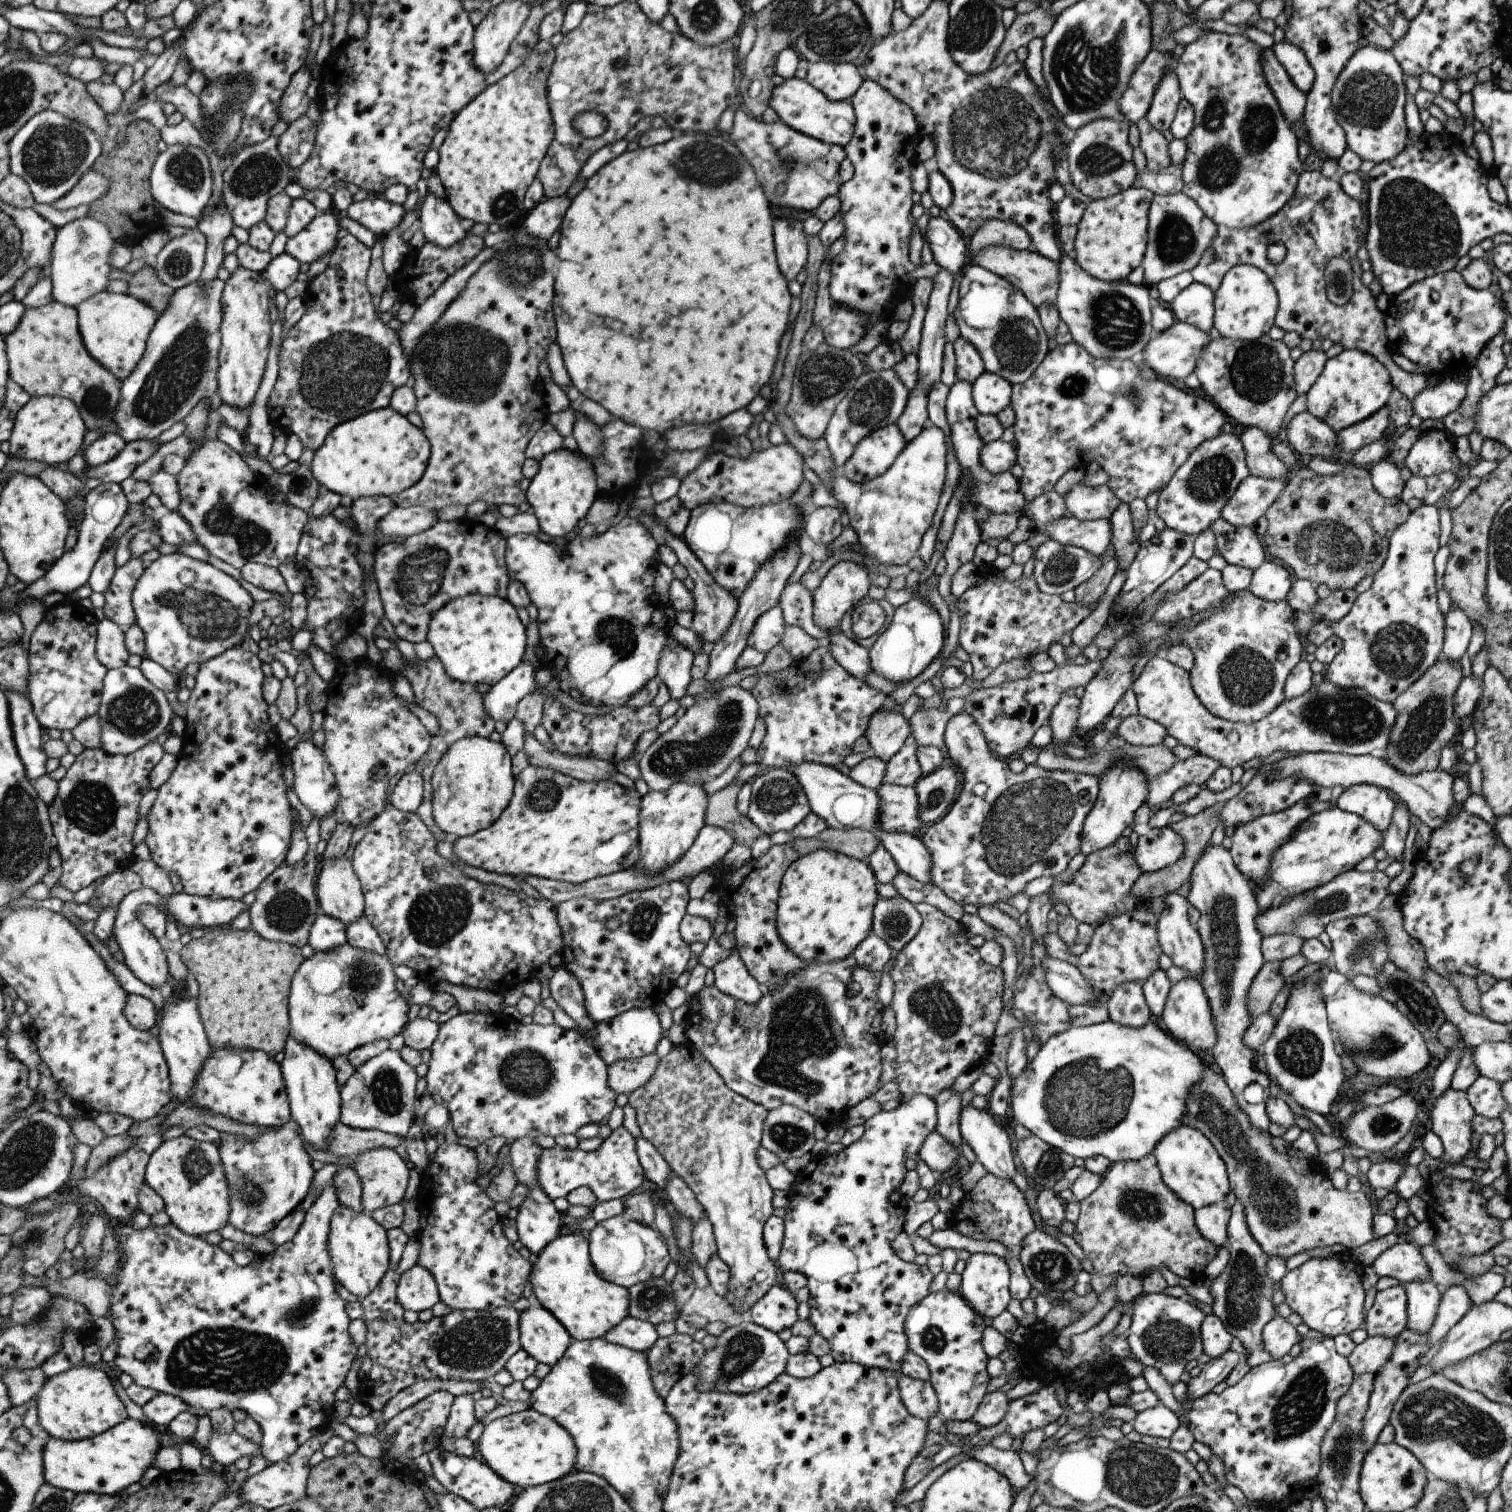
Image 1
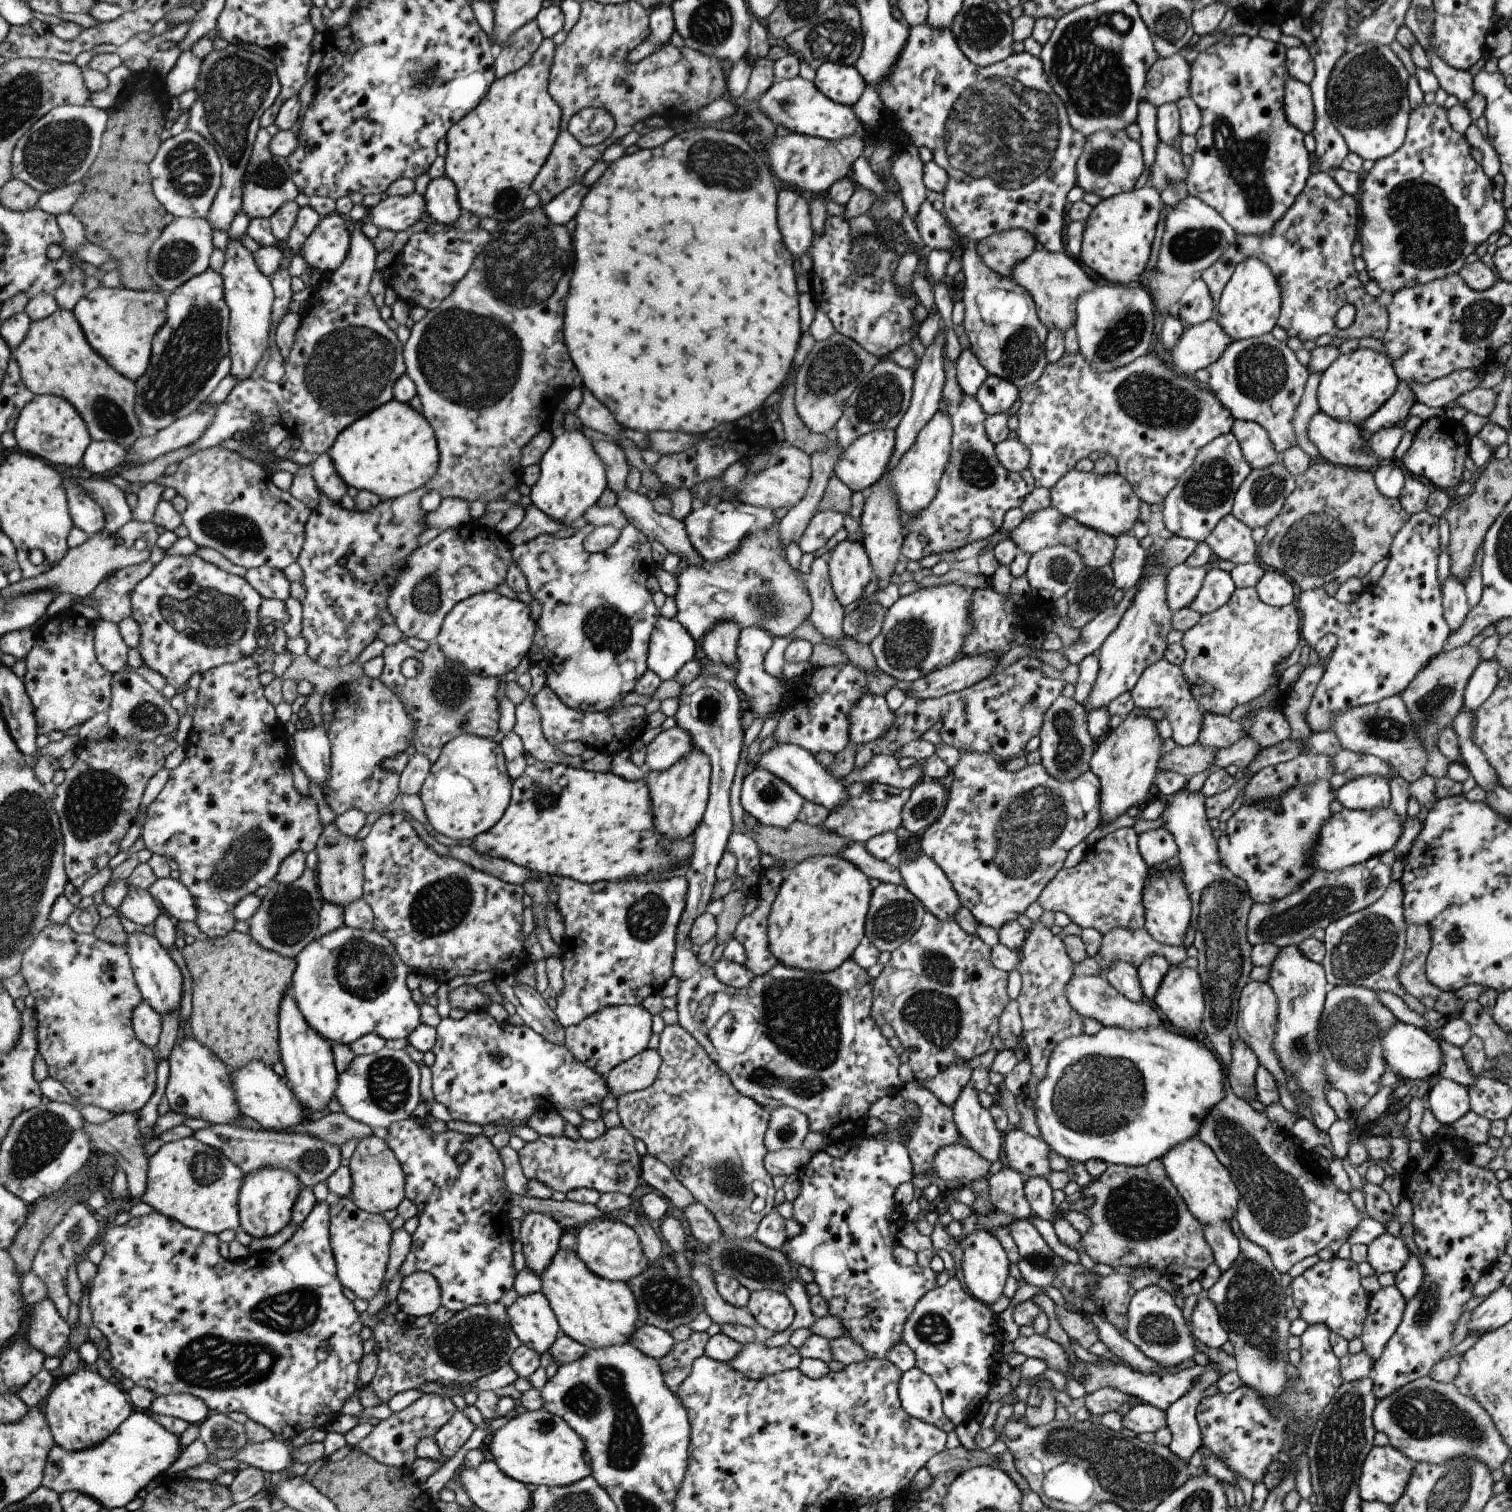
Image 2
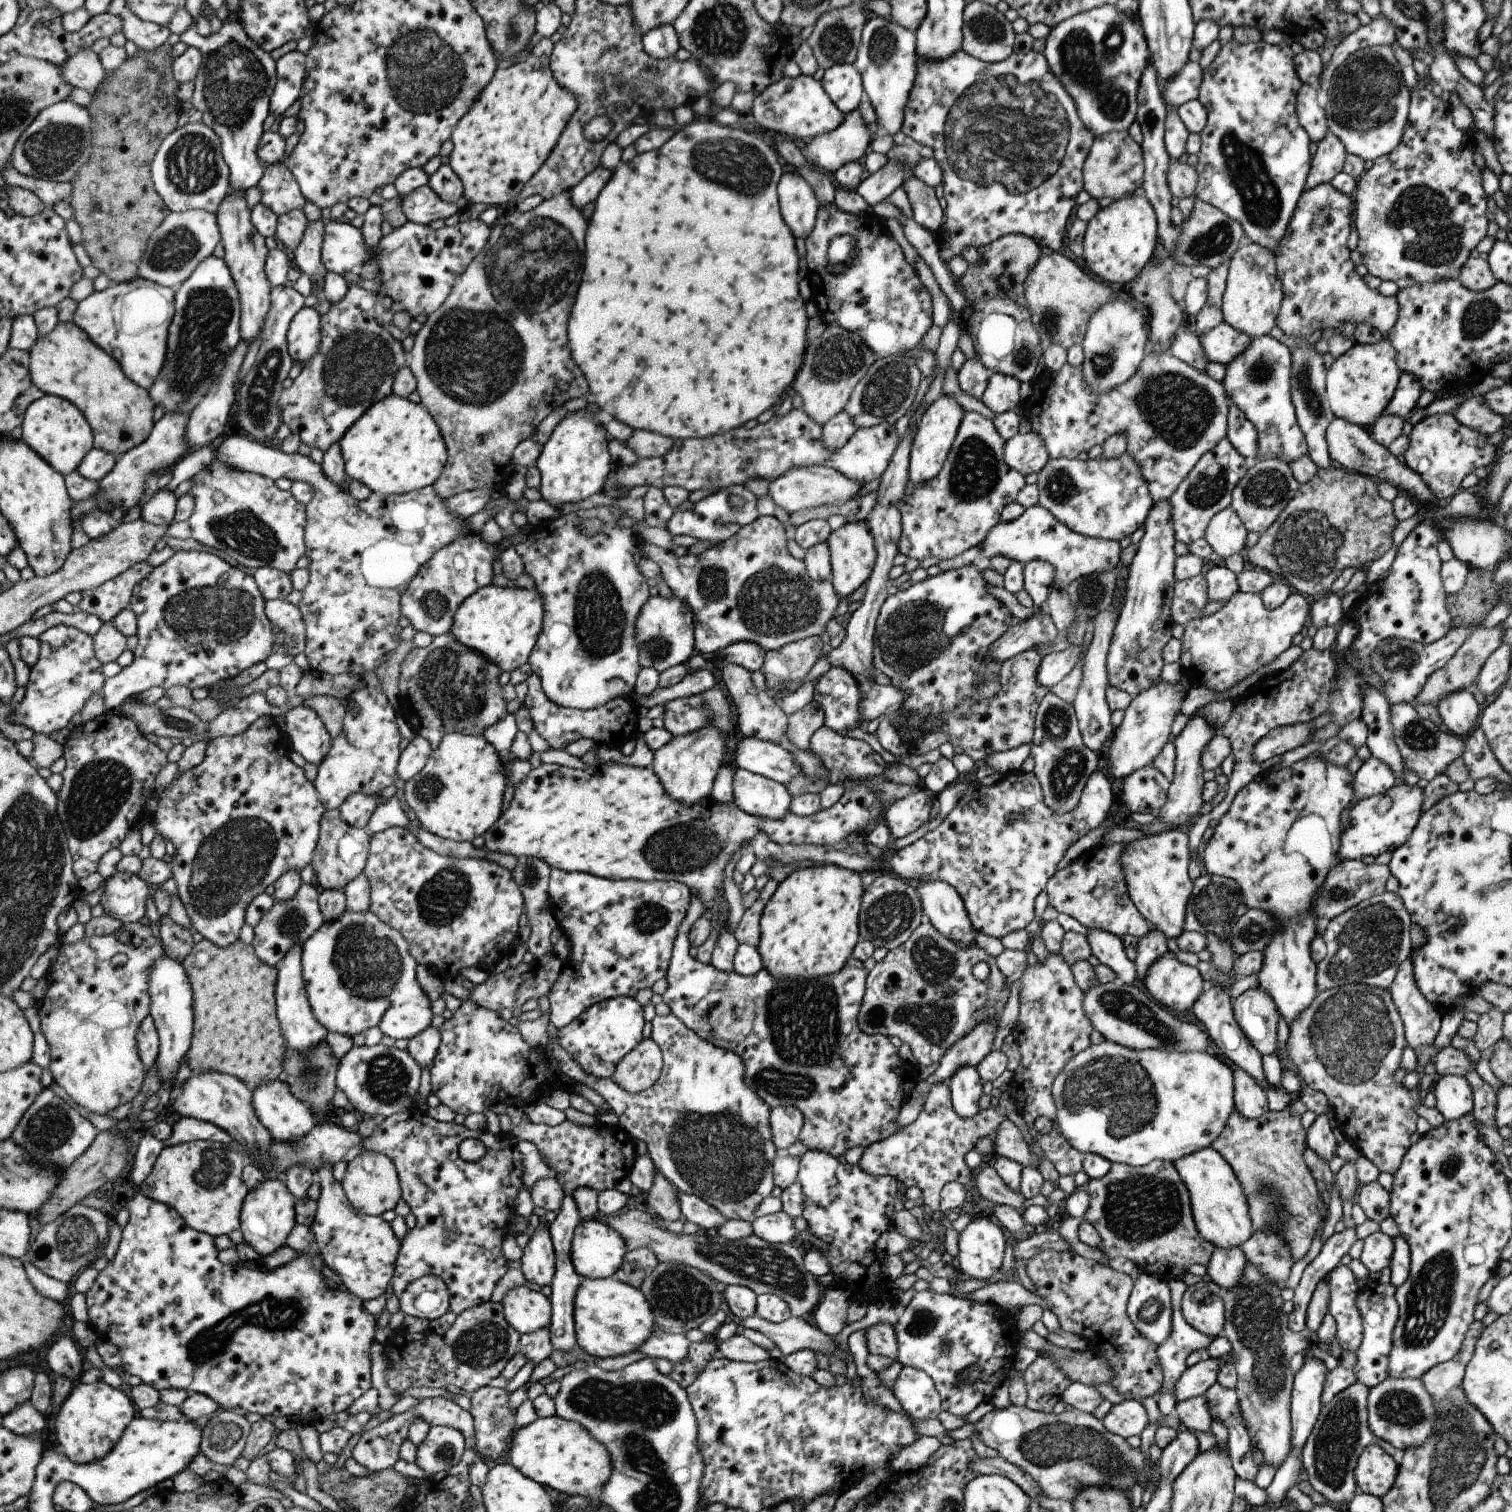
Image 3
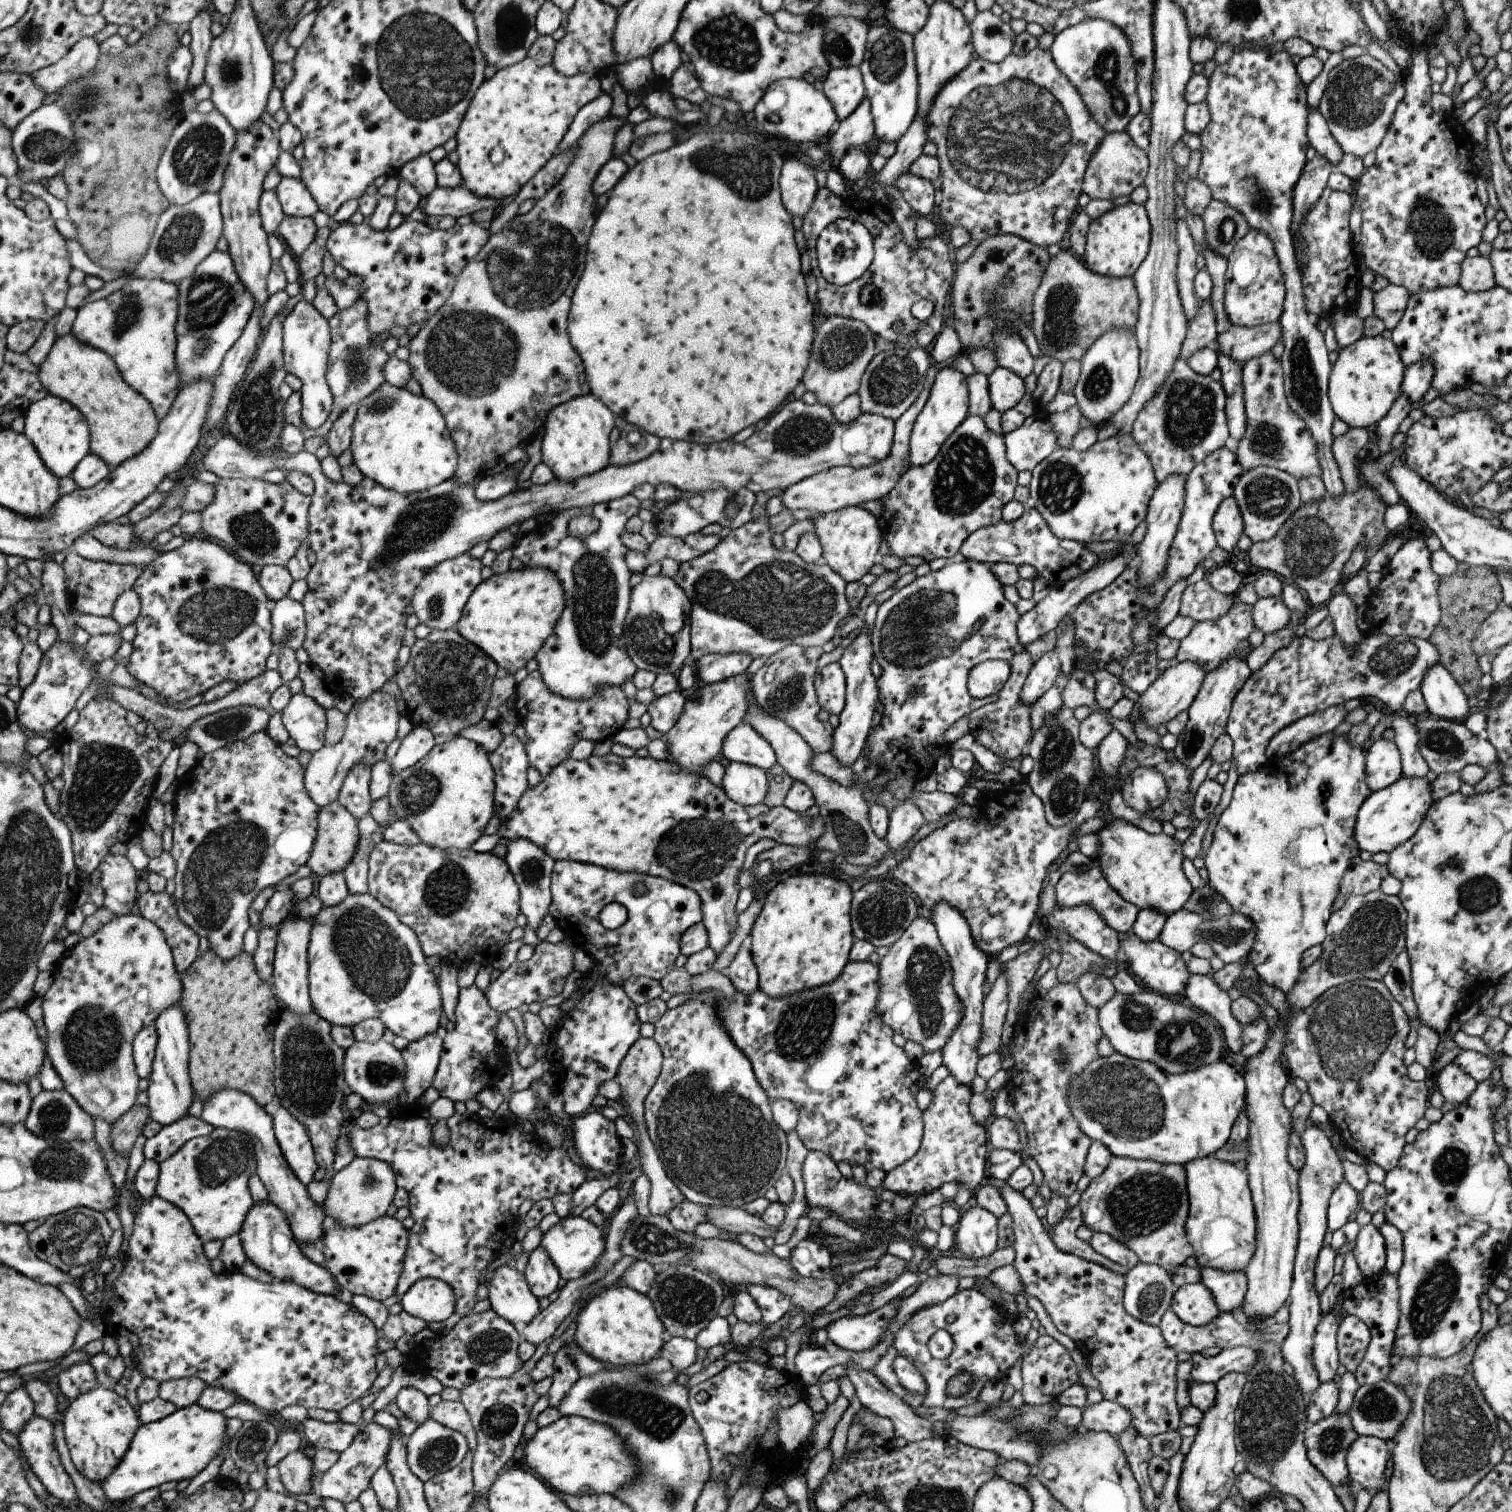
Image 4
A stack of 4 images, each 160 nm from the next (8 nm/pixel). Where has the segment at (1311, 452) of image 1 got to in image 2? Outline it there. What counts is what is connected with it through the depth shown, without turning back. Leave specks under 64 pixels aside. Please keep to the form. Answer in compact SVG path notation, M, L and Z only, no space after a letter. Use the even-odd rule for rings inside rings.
M1321 412L1315 413L1307 424L1307 436L1317 448L1320 459L1334 465L1373 470L1381 464L1381 460L1372 453L1366 437L1361 435L1360 431L1358 426L1350 422L1332 419Z

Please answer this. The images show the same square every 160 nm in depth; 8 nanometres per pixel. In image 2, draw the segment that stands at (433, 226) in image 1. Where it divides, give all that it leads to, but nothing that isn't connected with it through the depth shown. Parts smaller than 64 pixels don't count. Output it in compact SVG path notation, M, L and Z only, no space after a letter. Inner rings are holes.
M445 175L431 179L427 184L425 192L423 192L427 201L428 212L431 220L434 218L437 223L452 224L459 216L460 206L457 200L457 191L455 185L452 184L451 179Z

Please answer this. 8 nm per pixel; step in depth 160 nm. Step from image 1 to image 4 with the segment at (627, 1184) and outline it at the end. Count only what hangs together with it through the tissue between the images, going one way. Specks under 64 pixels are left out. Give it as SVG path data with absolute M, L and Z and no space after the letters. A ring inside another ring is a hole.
M596 1112L579 1115L570 1125L570 1132L573 1132L573 1148L590 1175L603 1176L620 1170L620 1142L613 1121Z

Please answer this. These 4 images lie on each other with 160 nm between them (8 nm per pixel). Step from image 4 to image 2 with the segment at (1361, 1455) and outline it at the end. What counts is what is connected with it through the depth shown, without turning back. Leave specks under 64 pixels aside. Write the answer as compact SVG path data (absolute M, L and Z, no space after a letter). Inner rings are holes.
M1391 1445L1372 1446L1358 1478L1361 1501L1377 1501L1390 1507L1402 1495L1414 1462Z

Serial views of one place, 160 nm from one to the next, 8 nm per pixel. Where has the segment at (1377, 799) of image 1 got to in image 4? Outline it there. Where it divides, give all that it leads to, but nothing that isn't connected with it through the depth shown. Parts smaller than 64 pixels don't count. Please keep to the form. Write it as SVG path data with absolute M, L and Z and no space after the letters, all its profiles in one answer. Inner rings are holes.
M1383 738L1373 741L1365 755L1366 783L1371 791L1378 791L1394 783L1401 774L1400 754L1392 740Z

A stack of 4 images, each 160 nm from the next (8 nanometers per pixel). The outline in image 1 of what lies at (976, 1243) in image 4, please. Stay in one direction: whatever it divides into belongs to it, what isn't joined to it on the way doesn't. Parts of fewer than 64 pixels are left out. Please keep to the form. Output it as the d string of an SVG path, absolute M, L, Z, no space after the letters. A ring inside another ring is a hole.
M971 1254L965 1261L965 1268L961 1272L958 1294L966 1301L970 1308L984 1320L989 1321L1006 1309L1010 1301L1009 1268L1004 1258L993 1254Z

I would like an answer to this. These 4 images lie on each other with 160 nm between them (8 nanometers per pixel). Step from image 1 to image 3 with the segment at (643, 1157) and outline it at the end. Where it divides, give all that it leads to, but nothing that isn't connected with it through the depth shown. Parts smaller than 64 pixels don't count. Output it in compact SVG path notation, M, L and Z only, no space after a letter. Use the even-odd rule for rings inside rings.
M678 1192L678 1203L680 1204L680 1214L684 1216L685 1220L693 1222L707 1231L714 1231L728 1221L728 1218L721 1215L716 1208L695 1195Z

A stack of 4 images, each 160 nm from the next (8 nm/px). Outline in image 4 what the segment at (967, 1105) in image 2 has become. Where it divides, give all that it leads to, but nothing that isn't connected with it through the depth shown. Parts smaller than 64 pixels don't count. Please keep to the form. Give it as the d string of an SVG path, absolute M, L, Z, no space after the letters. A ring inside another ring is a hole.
M940 901L931 906L929 912L924 914L929 916L929 920L935 927L939 942L947 953L952 970L952 987L962 1006L962 1013L957 1026L939 1050L942 1056L942 1065L947 1068L949 1074L960 1085L970 1089L971 1080L976 1075L976 1064L980 1057L977 1048L982 1021L982 1000L984 999L981 985L983 984L989 958L975 946L966 920L958 910Z

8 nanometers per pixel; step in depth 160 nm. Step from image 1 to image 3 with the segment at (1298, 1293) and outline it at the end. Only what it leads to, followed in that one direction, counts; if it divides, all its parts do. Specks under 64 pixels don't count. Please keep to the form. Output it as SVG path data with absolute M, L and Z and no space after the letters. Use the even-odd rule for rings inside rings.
M1344 1265L1335 1266L1325 1278L1330 1291L1327 1310L1332 1314L1336 1333L1335 1337L1341 1350L1356 1352L1362 1342L1362 1320L1355 1306L1357 1294L1354 1274Z

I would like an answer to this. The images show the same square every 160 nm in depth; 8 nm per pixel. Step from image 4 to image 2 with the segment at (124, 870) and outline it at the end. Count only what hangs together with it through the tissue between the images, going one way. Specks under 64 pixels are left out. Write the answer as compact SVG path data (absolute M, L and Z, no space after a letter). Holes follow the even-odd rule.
M131 889L118 910L140 928L156 924L157 918L163 913L158 900L149 889Z

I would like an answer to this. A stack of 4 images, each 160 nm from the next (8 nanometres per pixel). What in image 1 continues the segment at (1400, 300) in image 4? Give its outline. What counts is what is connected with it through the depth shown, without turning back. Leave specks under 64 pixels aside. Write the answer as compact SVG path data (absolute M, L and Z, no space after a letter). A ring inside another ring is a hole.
M1303 170L1297 178L1293 195L1283 208L1273 216L1250 228L1227 229L1217 225L1217 234L1209 248L1201 254L1201 259L1191 270L1191 280L1207 286L1215 292L1221 284L1223 274L1239 264L1255 266L1261 270L1277 294L1277 312L1274 326L1283 332L1295 332L1301 339L1310 341L1329 339L1333 345L1341 344L1343 349L1359 350L1381 362L1389 374L1391 385L1395 386L1409 401L1423 388L1432 388L1437 382L1421 374L1404 372L1391 361L1386 348L1386 334L1383 330L1383 313L1375 306L1376 298L1361 283L1362 271L1356 257L1363 244L1365 215L1361 204L1349 198L1341 190L1336 177L1325 178L1320 171ZM1281 242L1285 248L1285 258L1279 264L1267 260L1267 246ZM1328 258L1345 258L1352 271L1352 296L1347 304L1336 306L1325 296L1323 268Z

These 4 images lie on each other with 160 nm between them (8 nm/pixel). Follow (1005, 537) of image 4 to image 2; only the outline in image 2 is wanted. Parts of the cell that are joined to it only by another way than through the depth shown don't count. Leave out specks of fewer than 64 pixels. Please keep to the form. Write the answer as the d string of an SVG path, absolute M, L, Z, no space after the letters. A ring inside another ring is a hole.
M1051 506L1025 515L1015 528L1008 531L1008 539L1015 543L1019 552L1029 556L1045 547L1055 545L1069 547L1079 555L1085 567L1102 567L1109 564L1112 559L1112 550L1115 550L1114 537L1080 525L1072 518L1064 517Z

